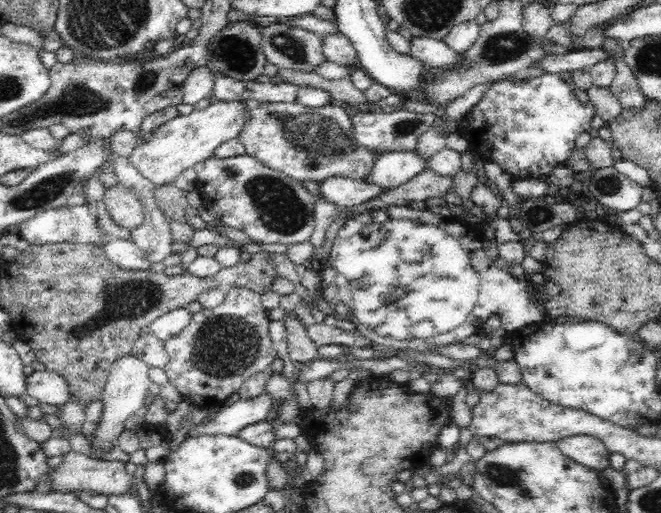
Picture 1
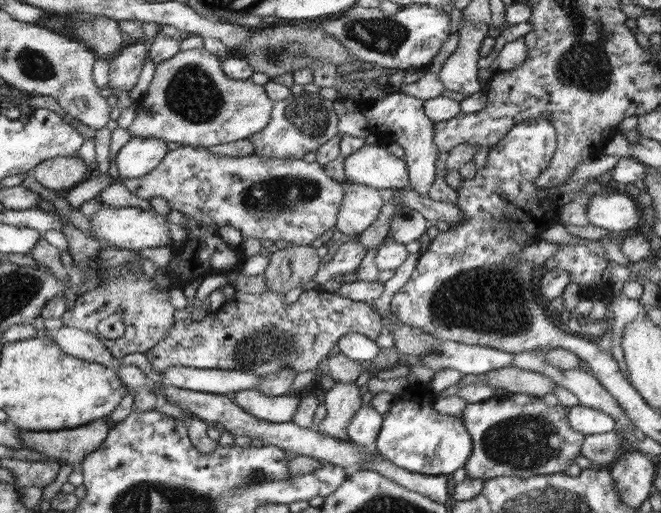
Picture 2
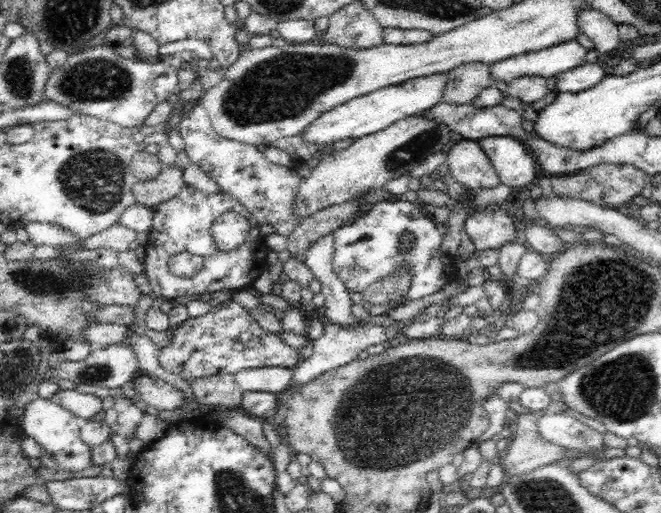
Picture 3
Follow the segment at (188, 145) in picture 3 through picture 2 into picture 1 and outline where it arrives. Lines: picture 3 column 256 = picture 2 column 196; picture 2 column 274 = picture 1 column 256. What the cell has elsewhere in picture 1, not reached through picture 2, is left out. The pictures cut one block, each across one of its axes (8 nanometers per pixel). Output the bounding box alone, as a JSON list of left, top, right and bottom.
[194,155,316,244]

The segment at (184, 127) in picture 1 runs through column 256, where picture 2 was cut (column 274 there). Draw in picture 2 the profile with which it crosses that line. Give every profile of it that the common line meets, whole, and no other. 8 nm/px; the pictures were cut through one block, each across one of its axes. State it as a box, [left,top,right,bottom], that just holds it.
[126,48,275,147]

